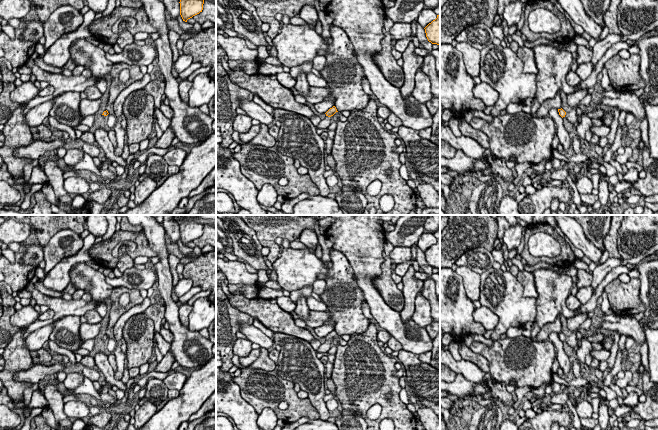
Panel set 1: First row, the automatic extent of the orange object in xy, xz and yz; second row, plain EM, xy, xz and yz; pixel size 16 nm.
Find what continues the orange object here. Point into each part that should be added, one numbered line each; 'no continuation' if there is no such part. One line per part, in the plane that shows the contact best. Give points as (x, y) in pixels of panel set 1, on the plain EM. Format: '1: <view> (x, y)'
1: xz (324, 347)

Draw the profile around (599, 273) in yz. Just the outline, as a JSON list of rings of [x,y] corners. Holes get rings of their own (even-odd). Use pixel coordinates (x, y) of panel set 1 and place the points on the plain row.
[[[608,258],[603,264],[598,265],[592,272],[593,280],[591,286],[595,291],[598,285],[603,281],[608,272],[619,266],[623,261],[623,258]]]

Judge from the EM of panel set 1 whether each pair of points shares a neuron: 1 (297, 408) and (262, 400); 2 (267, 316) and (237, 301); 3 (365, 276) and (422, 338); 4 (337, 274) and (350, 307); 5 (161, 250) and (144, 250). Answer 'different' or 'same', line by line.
1: same
2: same
3: same
4: same
5: different

